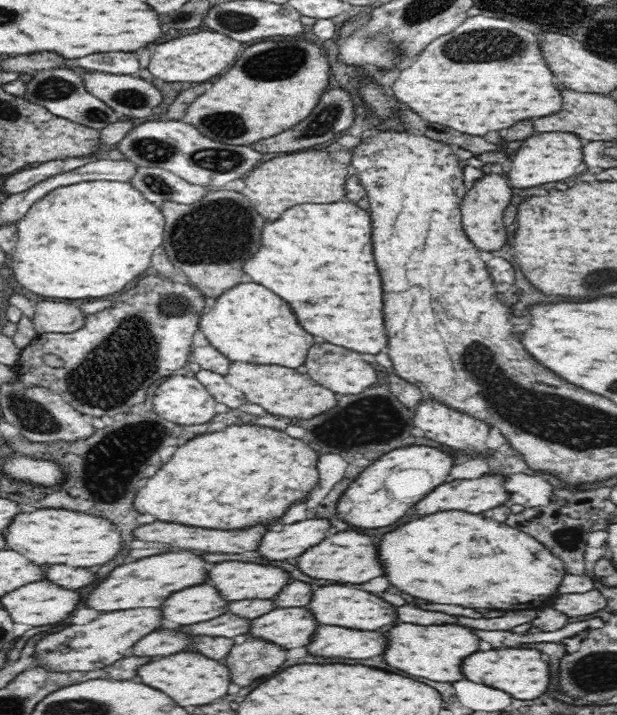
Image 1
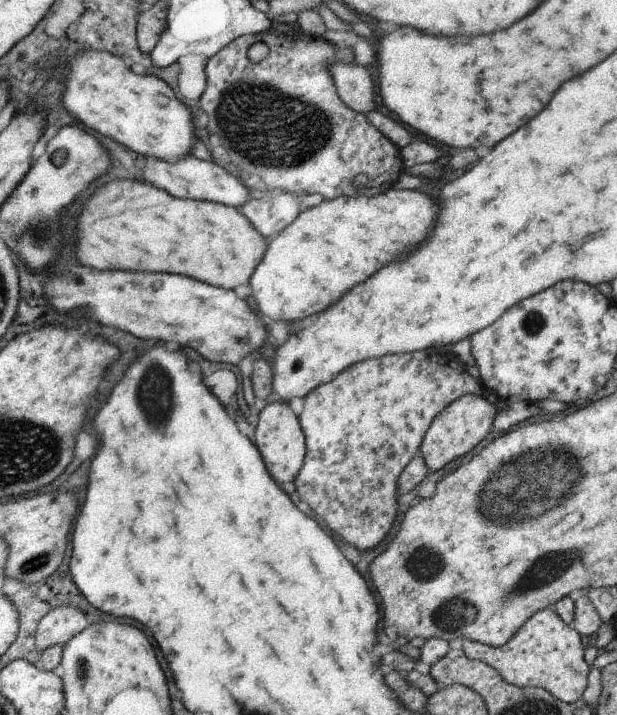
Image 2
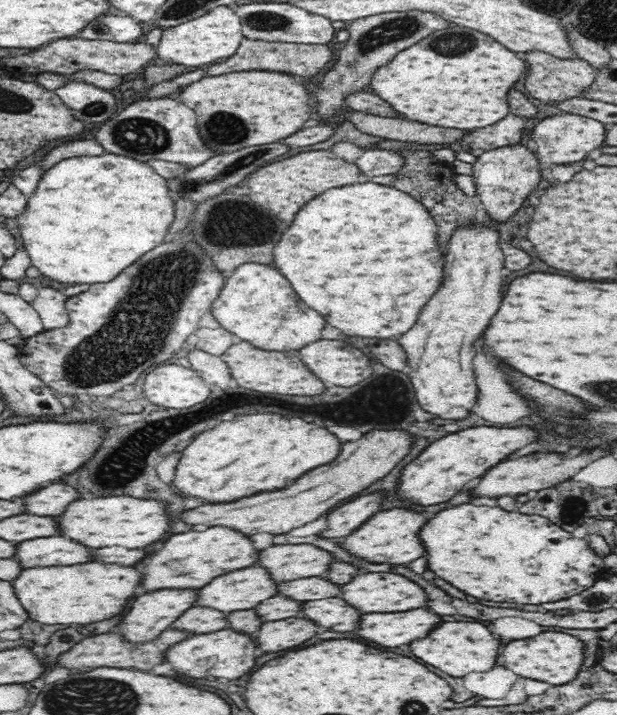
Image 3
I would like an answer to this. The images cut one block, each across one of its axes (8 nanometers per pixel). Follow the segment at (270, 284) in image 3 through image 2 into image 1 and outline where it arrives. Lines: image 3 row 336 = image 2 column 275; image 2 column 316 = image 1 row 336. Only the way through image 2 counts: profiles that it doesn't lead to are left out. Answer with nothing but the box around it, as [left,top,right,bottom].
[199,284,314,369]

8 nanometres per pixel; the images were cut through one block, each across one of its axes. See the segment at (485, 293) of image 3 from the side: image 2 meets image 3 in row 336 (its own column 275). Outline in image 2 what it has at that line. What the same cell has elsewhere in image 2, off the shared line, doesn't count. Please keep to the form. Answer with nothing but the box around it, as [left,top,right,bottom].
[254,399,306,484]

